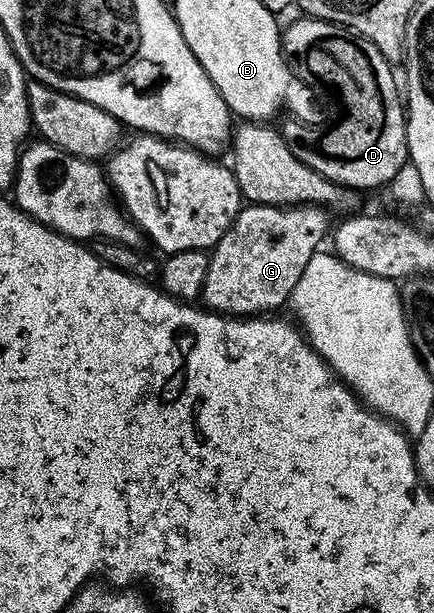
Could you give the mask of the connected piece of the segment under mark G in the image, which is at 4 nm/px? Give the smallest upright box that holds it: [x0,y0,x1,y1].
[202,204,329,317]

